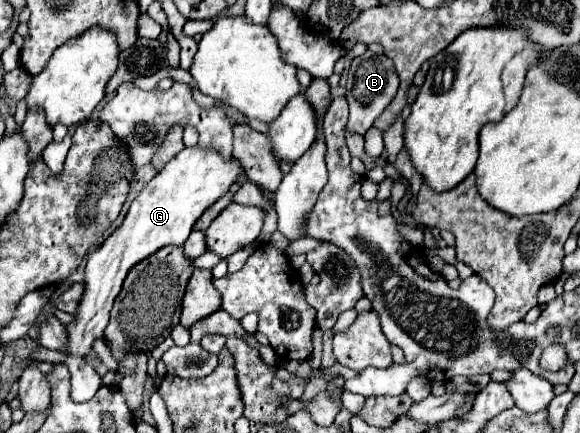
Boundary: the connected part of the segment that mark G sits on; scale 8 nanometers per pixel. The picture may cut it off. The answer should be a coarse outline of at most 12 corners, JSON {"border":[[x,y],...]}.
{"border":[[184,148],[88,254],[66,354],[104,334],[130,268],[182,246],[240,162]]}

